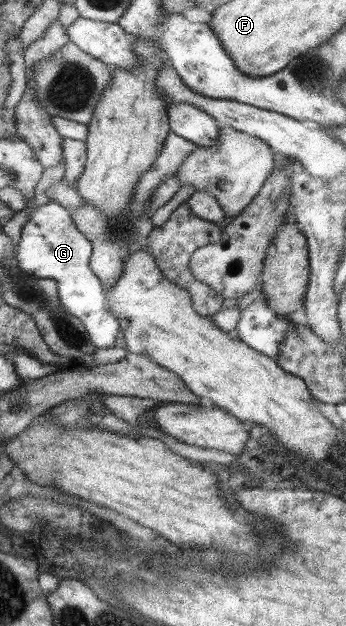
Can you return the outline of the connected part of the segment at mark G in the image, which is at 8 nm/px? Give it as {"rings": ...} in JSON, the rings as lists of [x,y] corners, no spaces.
{"rings":[[[48,201],[44,205],[39,205],[27,210],[26,222],[22,226],[20,239],[17,245],[16,260],[19,262],[21,272],[24,271],[36,279],[47,278],[56,281],[59,301],[66,312],[71,317],[76,317],[87,332],[89,344],[93,348],[88,354],[82,355],[79,363],[81,367],[91,369],[93,365],[93,353],[102,348],[114,347],[114,340],[118,336],[118,320],[103,307],[103,286],[100,279],[90,270],[89,256],[91,255],[91,244],[86,240],[71,221],[69,211],[62,208],[56,202]]]}

